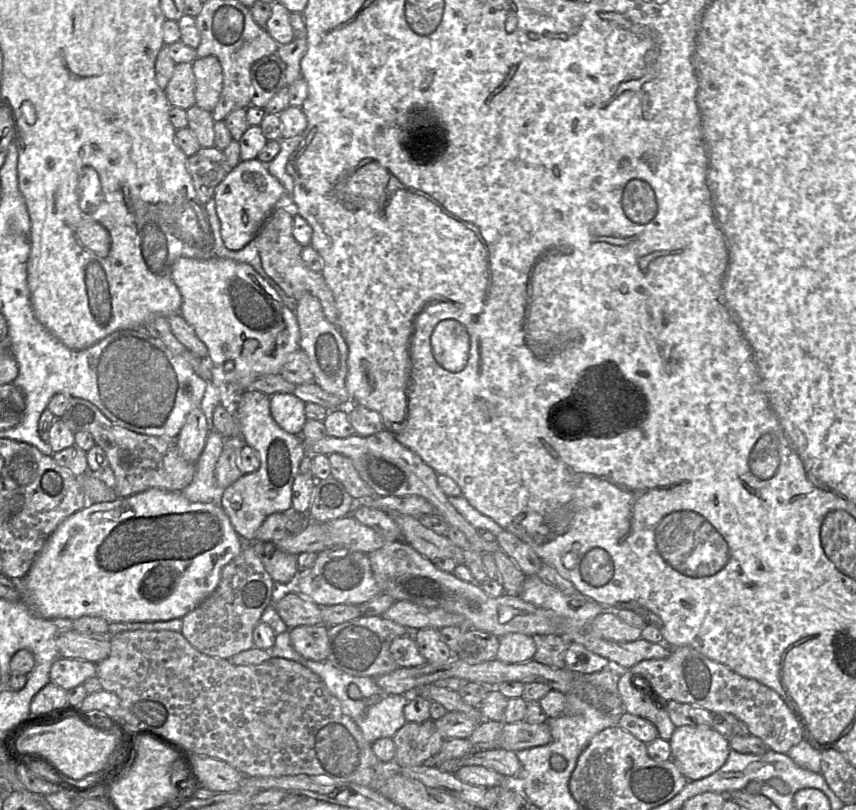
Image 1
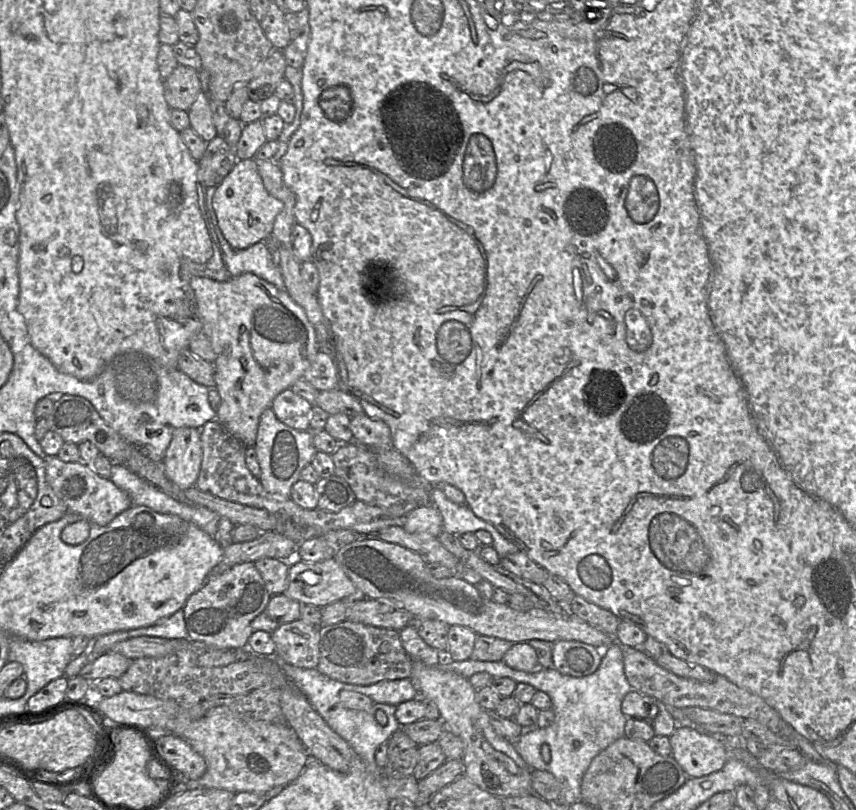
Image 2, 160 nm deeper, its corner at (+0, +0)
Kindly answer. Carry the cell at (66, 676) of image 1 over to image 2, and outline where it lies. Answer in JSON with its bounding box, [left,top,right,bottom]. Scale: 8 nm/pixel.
[79,652,132,682]

